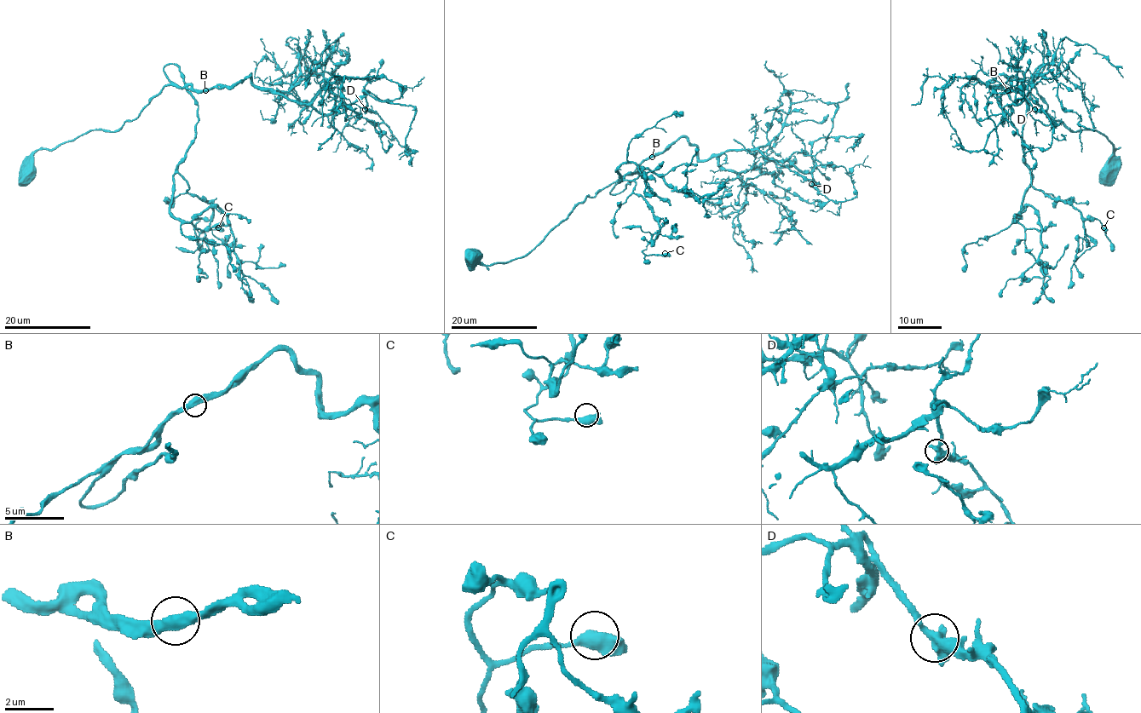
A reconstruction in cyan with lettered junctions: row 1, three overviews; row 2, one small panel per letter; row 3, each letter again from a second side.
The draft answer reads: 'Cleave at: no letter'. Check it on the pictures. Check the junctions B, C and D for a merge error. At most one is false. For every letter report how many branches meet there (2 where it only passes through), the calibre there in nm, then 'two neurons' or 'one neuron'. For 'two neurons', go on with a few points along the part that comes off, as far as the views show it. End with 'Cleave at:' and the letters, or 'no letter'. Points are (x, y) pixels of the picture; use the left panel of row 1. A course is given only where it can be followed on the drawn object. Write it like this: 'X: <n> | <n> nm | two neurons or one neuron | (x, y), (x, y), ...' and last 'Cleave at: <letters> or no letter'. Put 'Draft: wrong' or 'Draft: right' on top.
Draft: right
B: 2 | 480 nm | one neuron
C: 2 | 500 nm | one neuron
D: 2 | 440 nm | one neuron
Cleave at: no letter

